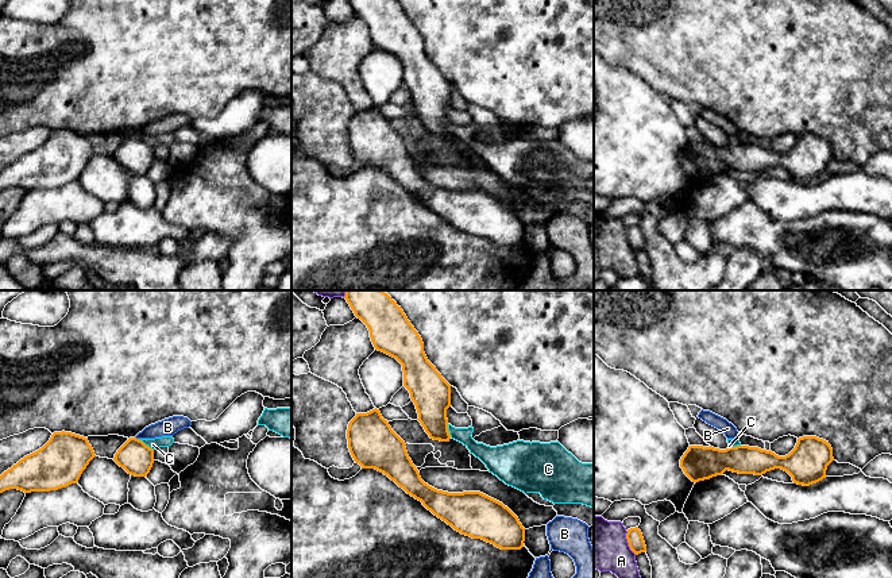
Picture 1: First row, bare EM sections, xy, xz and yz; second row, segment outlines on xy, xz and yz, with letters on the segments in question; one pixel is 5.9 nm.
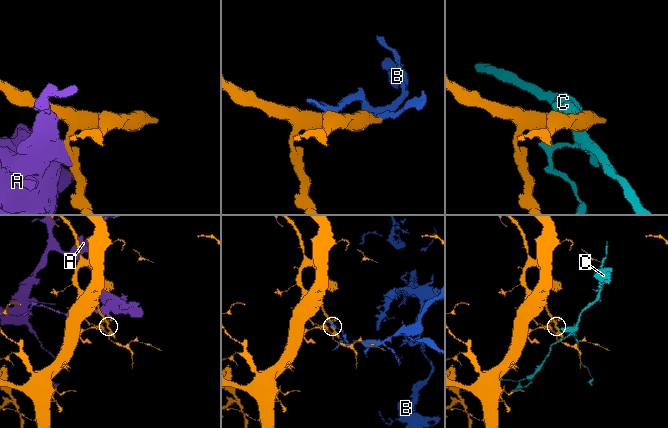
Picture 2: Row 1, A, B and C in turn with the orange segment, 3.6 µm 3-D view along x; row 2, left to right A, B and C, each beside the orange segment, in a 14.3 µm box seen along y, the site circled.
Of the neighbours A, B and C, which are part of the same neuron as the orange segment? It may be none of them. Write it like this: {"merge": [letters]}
{"merge": []}

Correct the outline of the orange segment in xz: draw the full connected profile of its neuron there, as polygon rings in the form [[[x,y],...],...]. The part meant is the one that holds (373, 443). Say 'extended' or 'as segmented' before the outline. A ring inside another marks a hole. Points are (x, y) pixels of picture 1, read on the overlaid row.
as segmented | [[[379,409],[356,413],[347,429],[348,448],[362,469],[375,469],[421,501],[455,531],[501,550],[521,550],[525,528],[502,502],[480,493],[448,493],[425,483],[408,455],[405,442]]]

